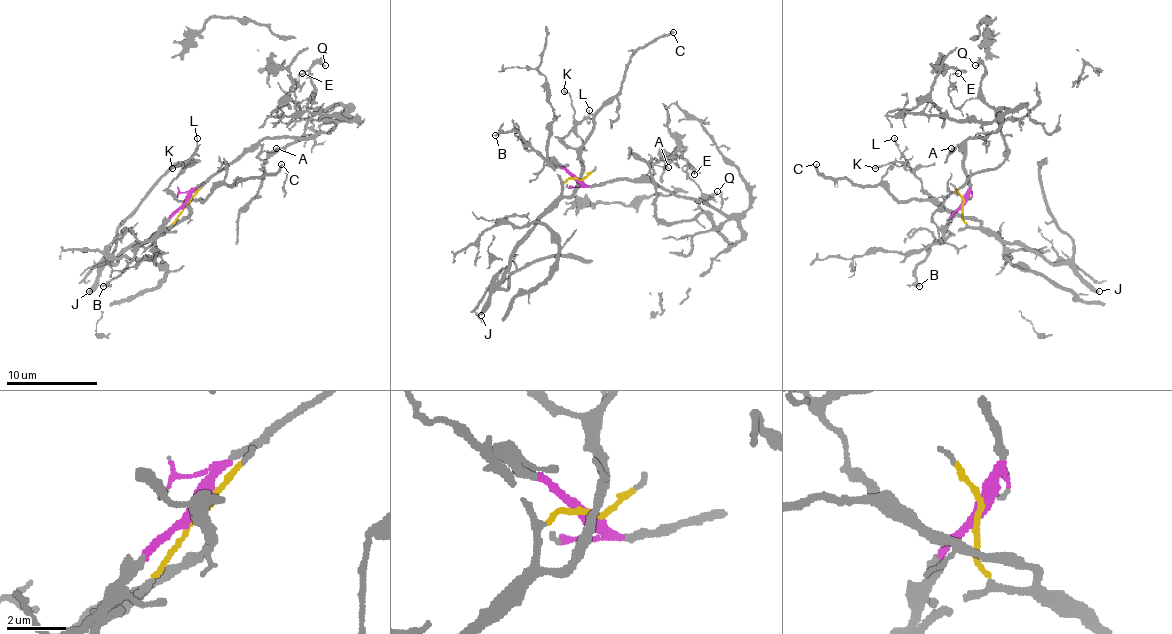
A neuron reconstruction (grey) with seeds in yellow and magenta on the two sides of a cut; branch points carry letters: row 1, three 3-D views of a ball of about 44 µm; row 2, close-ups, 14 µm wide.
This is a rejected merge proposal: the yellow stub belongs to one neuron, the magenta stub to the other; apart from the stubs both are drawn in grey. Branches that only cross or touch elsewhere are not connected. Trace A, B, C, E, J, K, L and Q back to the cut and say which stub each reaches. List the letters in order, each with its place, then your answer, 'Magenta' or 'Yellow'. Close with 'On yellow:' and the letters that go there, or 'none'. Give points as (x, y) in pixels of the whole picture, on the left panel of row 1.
A: Place: (276, 148). Magenta
B: Place: (103, 286). Magenta
C: Place: (281, 164). Yellow
E: Place: (302, 73). Magenta
J: Place: (89, 291). Yellow
K: Place: (172, 168). Yellow
L: Place: (197, 138). Yellow
Q: Place: (325, 65). Magenta
On yellow: C, J, K, L

